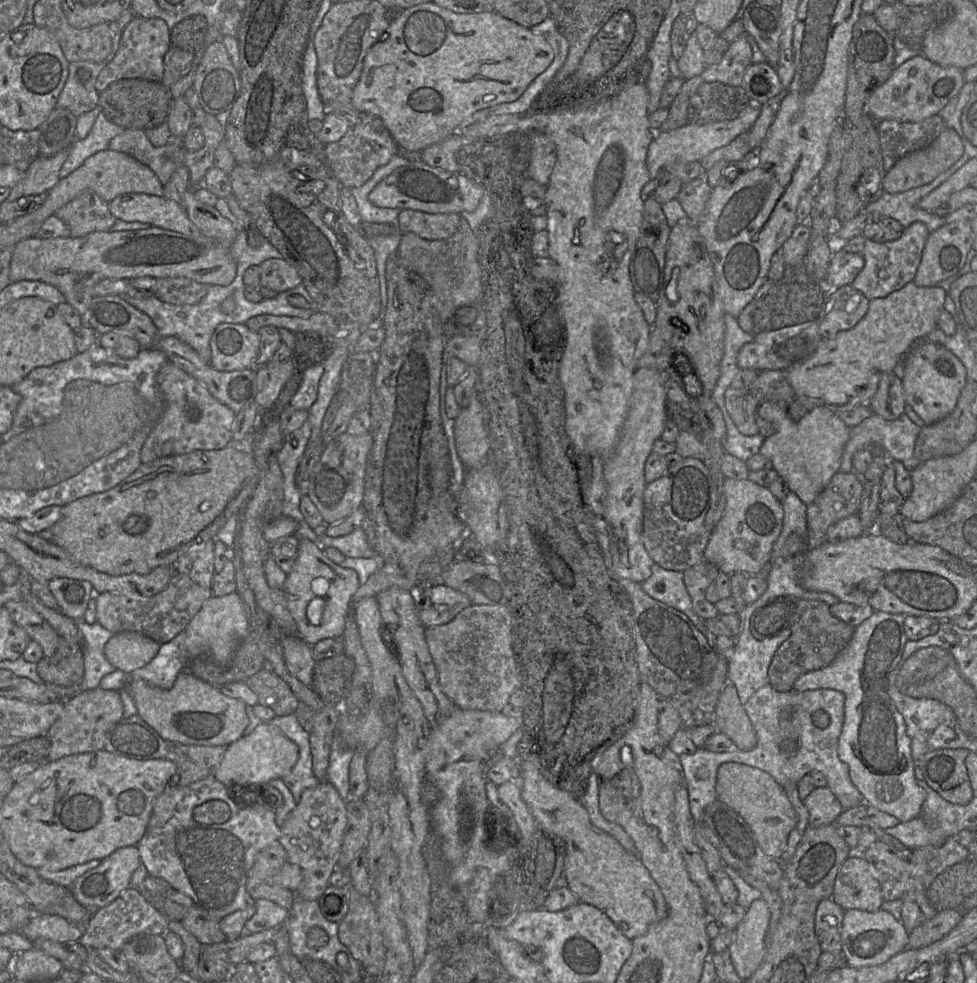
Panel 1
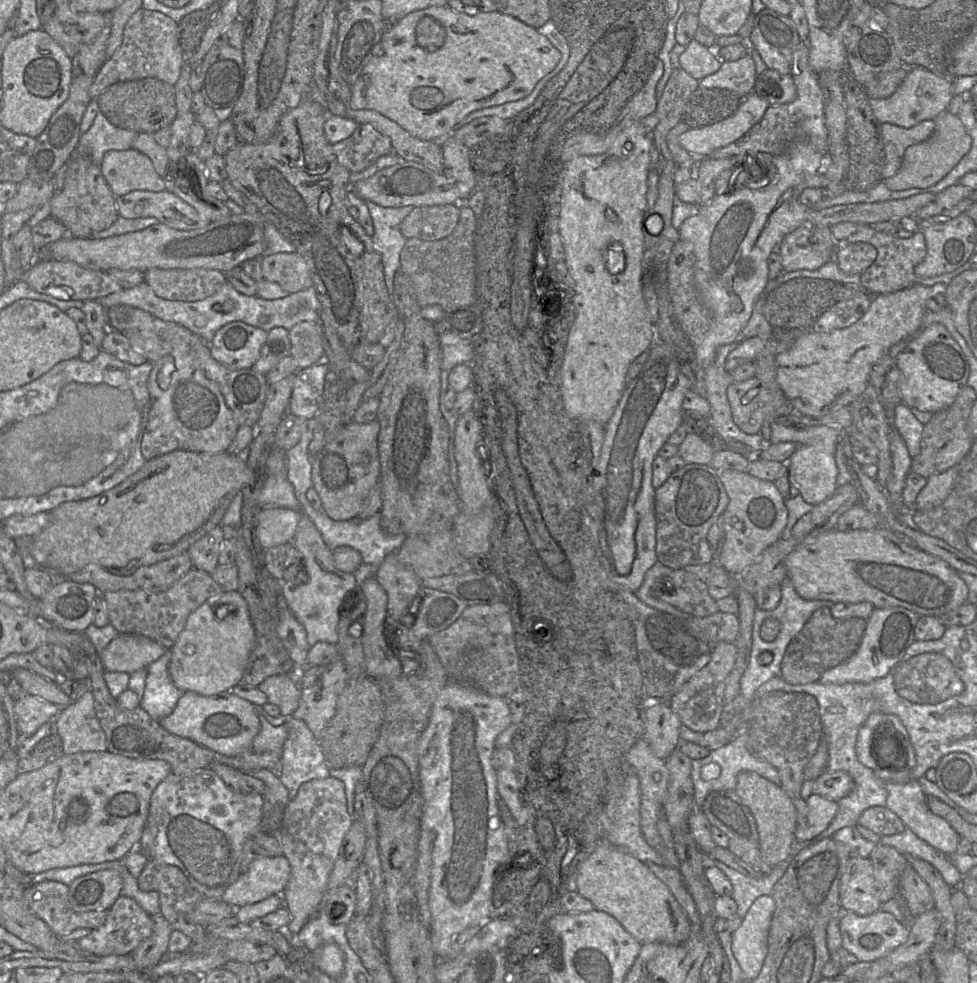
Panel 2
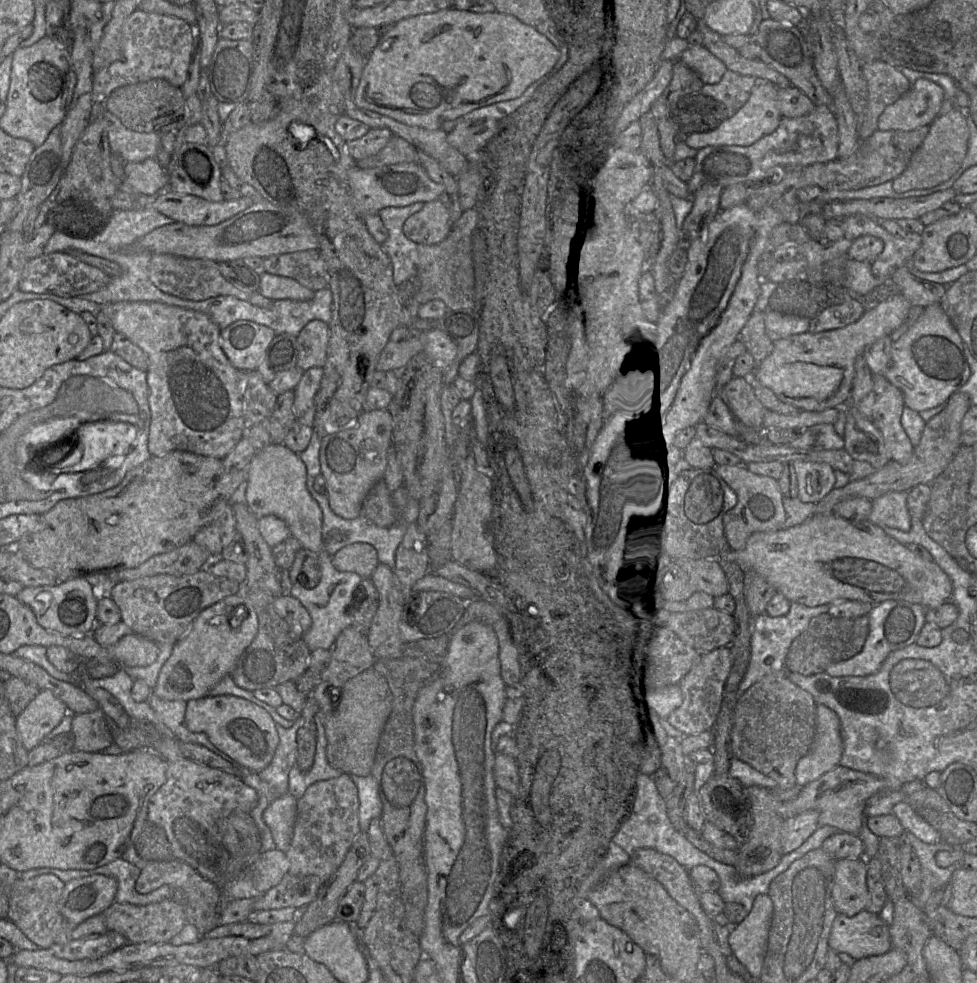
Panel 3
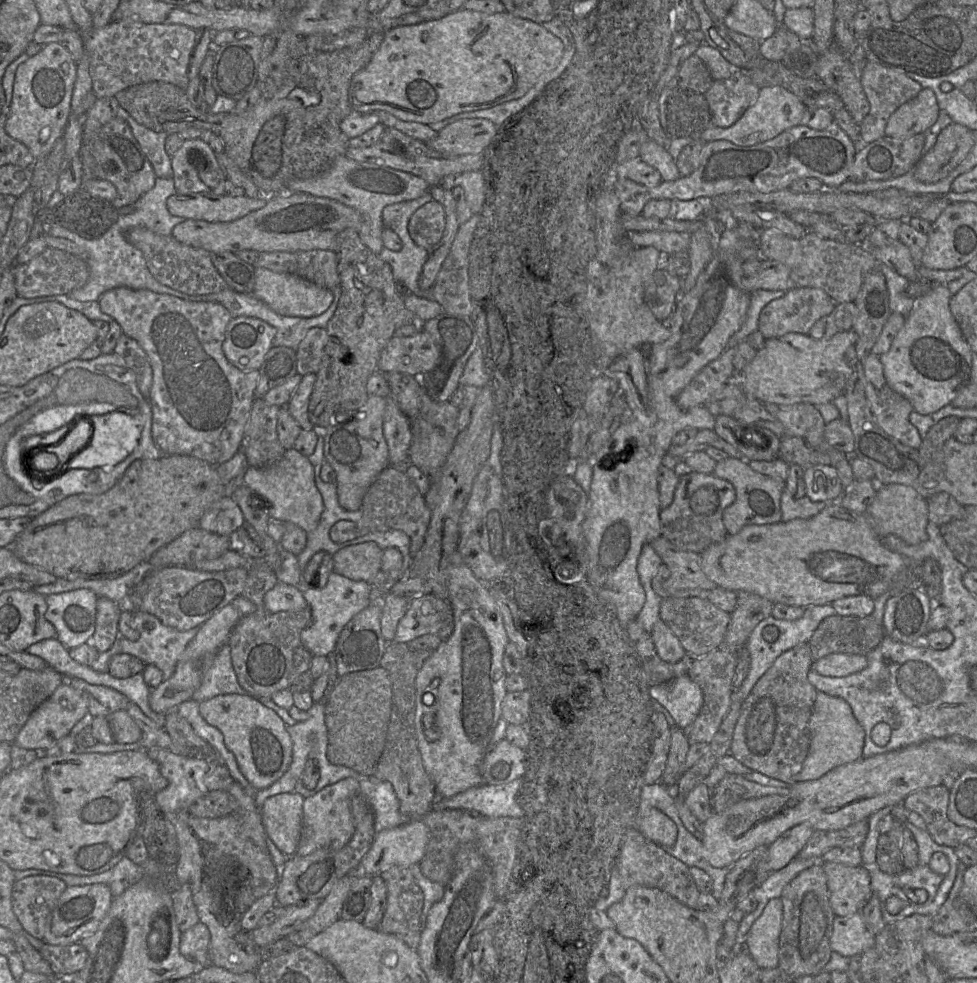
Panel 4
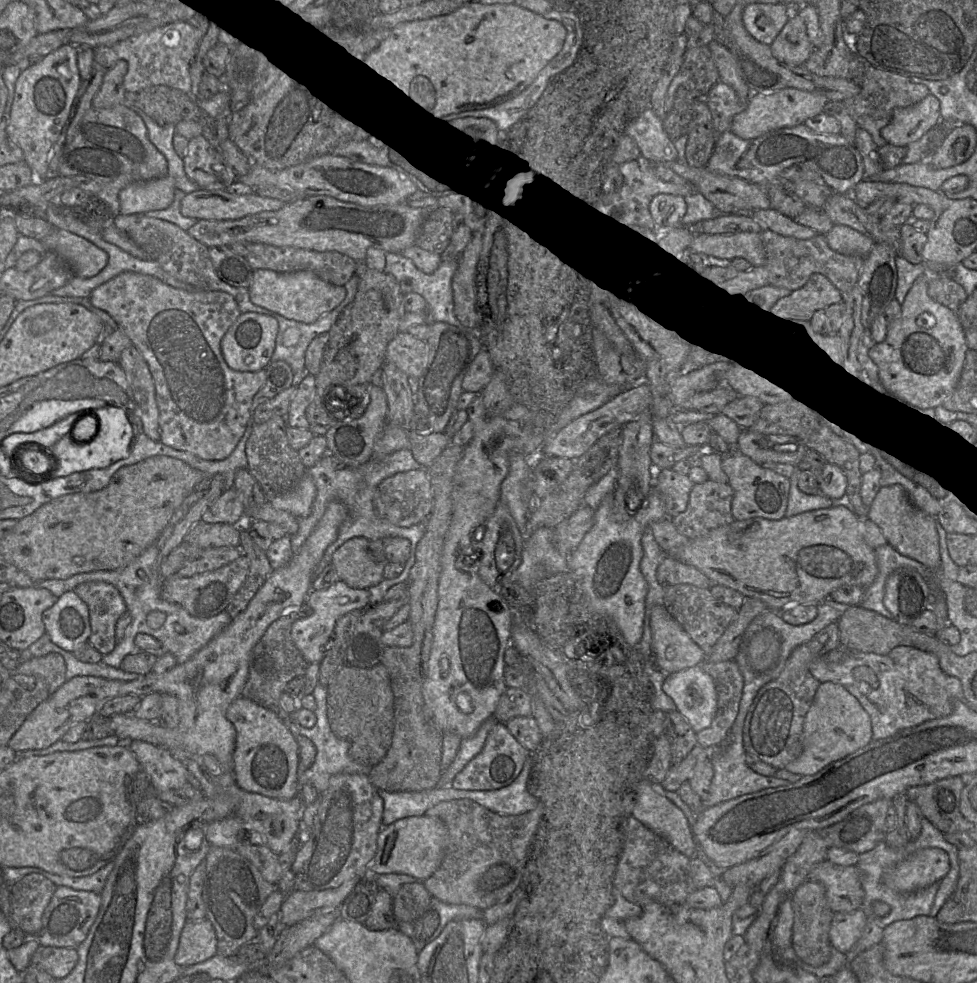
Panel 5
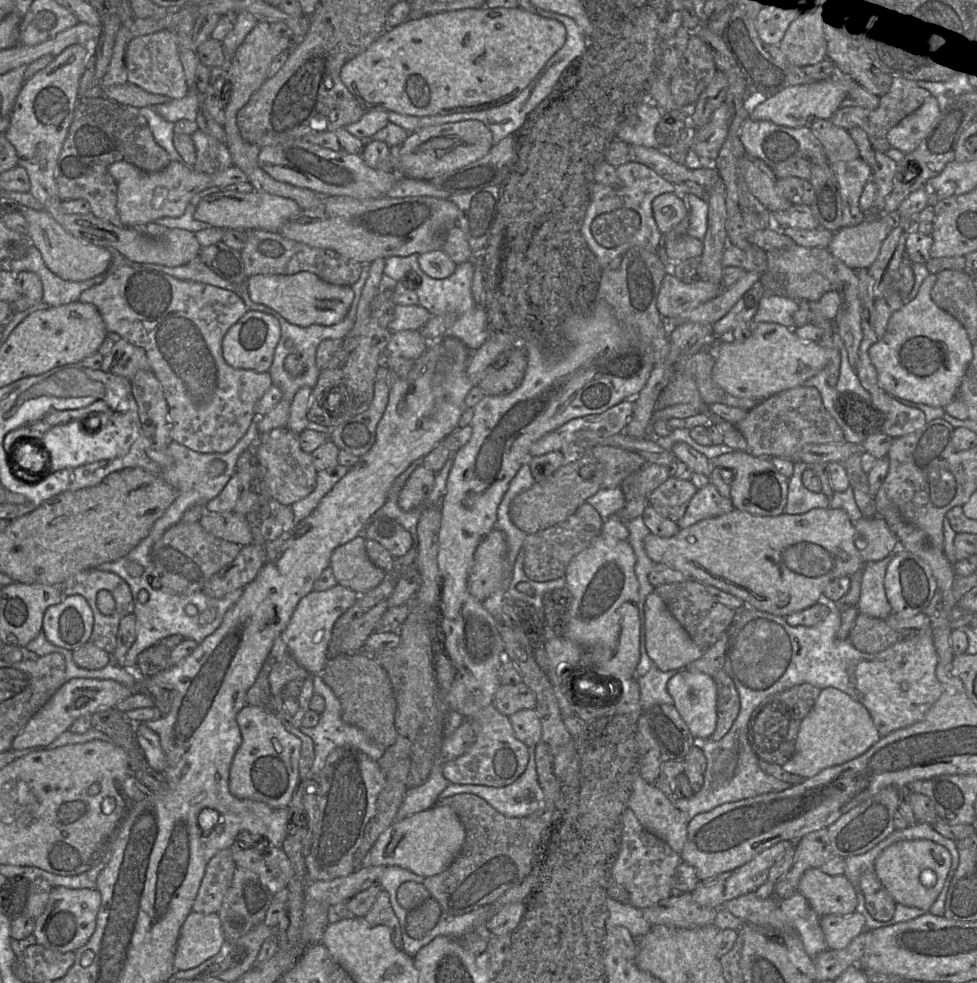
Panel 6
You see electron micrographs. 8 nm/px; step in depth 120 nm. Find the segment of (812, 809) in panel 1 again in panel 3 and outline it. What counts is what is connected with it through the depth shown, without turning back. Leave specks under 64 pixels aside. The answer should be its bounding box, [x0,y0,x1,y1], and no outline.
[782,810,819,855]

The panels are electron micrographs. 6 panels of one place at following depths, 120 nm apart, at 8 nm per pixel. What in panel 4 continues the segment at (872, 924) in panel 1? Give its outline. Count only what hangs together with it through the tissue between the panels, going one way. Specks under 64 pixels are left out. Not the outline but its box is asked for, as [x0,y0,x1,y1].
[830,912,876,957]

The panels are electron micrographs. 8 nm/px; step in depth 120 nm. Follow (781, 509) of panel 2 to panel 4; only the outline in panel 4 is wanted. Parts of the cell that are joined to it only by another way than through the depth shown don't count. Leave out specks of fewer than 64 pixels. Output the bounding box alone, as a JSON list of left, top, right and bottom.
[713,457,785,535]

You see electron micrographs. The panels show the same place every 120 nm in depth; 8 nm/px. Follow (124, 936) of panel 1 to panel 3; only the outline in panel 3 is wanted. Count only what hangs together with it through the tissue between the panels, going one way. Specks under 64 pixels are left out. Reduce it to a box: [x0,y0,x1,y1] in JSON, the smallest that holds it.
[45,931,127,961]

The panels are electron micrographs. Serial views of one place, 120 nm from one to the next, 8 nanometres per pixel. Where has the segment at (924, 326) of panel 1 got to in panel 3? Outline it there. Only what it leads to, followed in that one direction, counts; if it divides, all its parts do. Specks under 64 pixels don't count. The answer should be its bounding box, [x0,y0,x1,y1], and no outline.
[754,294,911,411]

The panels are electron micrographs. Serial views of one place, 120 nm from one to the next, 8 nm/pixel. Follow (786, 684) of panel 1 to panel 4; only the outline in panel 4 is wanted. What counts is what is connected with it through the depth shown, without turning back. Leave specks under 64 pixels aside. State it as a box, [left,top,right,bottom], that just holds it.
[808,615,885,662]

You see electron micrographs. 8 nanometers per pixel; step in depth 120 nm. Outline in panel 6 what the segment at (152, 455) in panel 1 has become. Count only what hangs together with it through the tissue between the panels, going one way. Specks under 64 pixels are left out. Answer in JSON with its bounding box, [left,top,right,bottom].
[79,264,272,453]

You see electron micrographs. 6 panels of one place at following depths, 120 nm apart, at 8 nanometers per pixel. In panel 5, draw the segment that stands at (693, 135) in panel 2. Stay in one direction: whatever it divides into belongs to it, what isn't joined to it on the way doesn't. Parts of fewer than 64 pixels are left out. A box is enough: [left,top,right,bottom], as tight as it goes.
[729,88,828,139]

